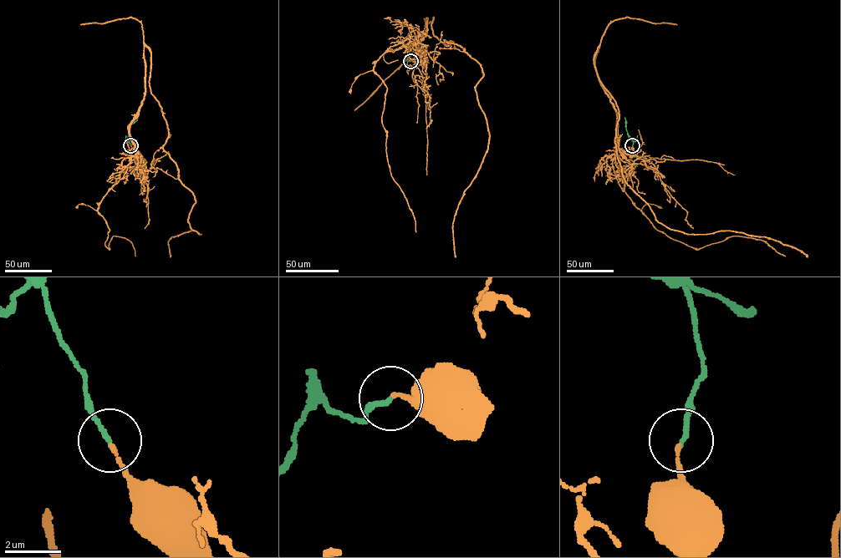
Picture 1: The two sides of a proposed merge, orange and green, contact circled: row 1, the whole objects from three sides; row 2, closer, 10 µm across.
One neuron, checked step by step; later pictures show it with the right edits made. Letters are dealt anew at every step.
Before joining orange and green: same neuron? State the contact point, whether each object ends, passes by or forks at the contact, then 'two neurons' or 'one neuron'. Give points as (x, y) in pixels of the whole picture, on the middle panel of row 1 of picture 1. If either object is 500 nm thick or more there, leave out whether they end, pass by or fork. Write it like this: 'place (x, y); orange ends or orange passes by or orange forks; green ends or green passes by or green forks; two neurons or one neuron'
place (410, 61); orange ends; green ends; one neuron

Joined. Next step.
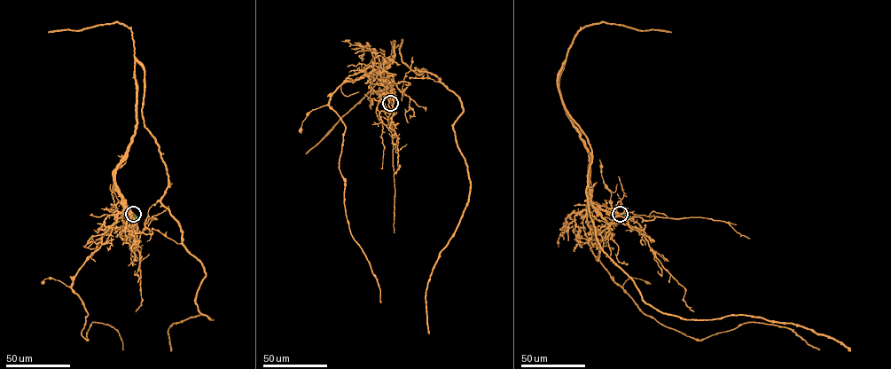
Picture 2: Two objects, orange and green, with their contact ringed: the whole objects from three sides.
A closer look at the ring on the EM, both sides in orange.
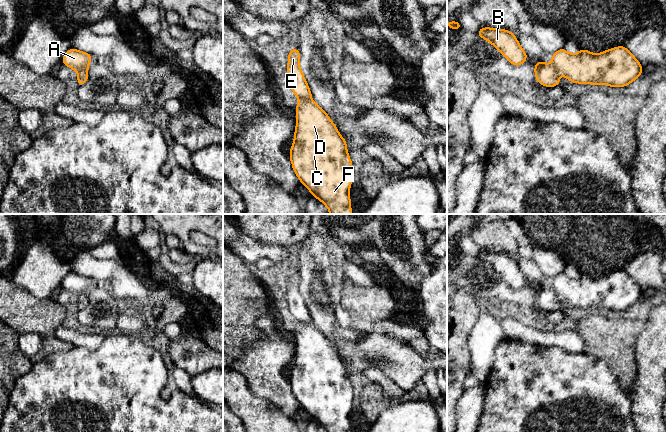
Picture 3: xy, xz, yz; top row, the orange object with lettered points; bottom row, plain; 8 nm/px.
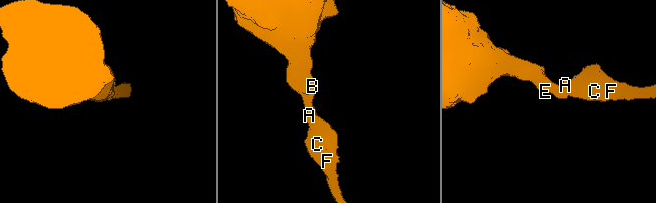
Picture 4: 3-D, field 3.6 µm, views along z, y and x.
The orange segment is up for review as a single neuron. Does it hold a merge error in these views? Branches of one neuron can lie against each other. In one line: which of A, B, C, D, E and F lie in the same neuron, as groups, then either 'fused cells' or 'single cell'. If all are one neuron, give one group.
A B C D E F | single cell

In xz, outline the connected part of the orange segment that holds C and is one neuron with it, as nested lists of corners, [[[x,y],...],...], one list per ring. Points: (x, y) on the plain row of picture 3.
[[[292,272],[288,279],[287,290],[288,309],[299,323],[299,328],[295,331],[297,346],[293,360],[294,367],[289,378],[292,393],[314,422],[323,426],[327,432],[351,432],[349,414],[353,389],[346,365],[327,337],[311,323],[311,315],[299,290],[300,280],[299,274]]]

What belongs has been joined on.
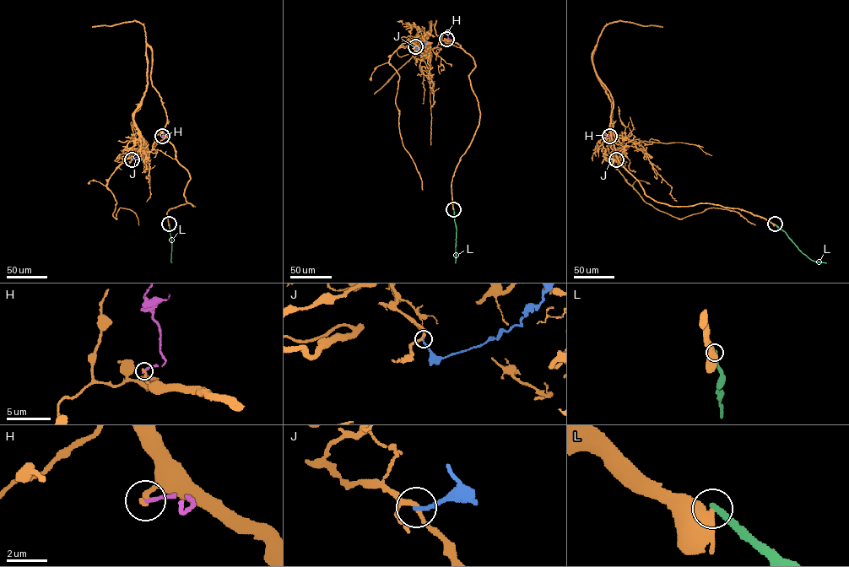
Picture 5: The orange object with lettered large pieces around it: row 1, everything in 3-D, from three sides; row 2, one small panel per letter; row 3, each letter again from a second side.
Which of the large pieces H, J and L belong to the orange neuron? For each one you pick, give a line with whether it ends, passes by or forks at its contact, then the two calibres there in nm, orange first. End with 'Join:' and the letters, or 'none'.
Join: none

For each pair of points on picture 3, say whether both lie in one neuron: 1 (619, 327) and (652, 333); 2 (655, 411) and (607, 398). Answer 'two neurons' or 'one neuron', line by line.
1: two neurons
2: two neurons

